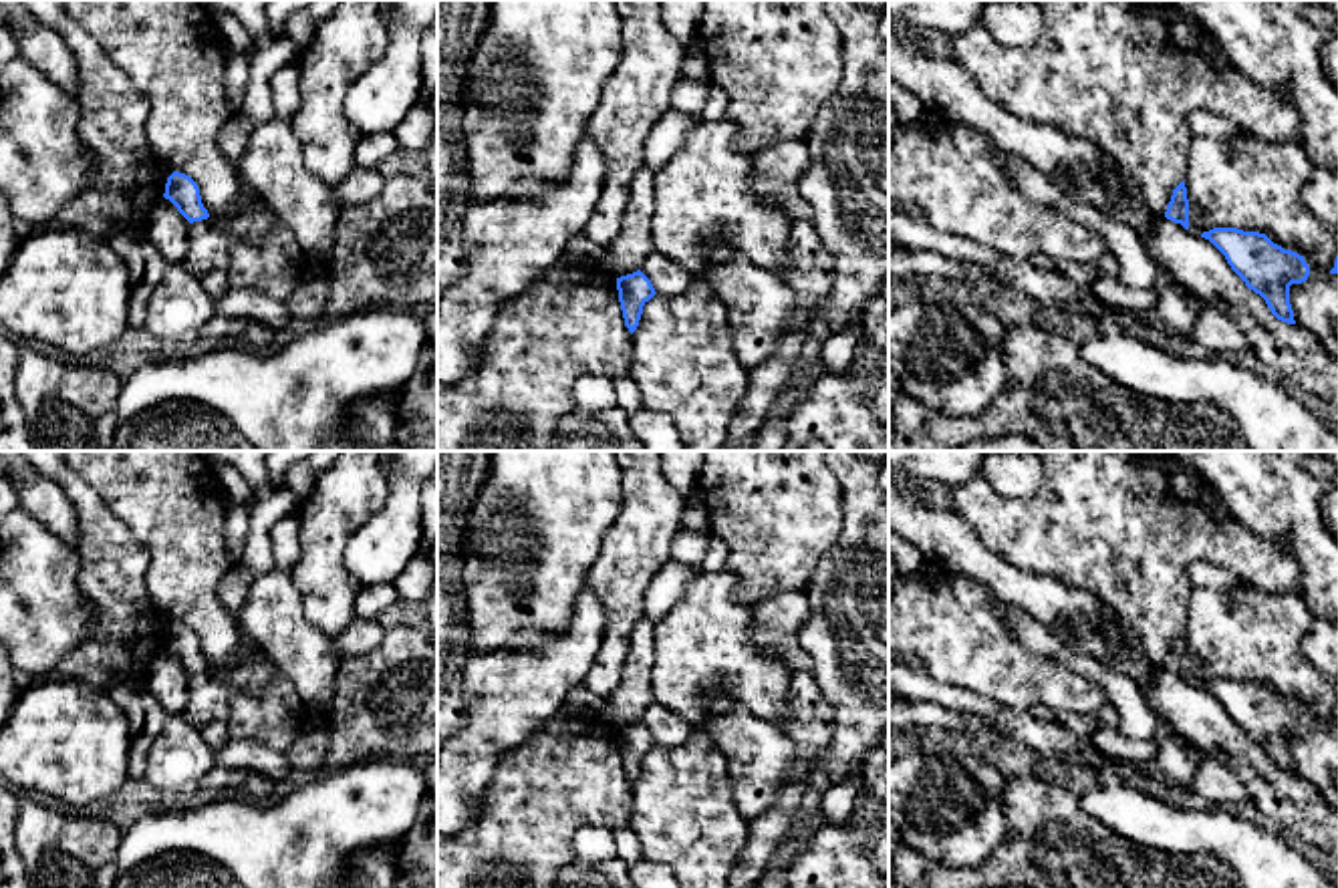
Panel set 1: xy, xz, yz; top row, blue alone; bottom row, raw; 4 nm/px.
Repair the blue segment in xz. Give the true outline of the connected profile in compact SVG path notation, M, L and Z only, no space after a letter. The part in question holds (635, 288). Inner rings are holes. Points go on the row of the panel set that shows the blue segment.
M641 272L617 278L619 302L625 326L633 334L639 326L643 306L657 294L651 280Z

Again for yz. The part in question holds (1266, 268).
M1213 228L1203 232L1201 238L1225 256L1231 270L1265 300L1278 320L1296 324L1290 286L1302 284L1310 276L1304 256L1284 250L1265 234L1237 228Z

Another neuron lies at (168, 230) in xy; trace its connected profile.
M161 197L151 209L143 236L155 246L165 264L181 262L189 248L189 221Z

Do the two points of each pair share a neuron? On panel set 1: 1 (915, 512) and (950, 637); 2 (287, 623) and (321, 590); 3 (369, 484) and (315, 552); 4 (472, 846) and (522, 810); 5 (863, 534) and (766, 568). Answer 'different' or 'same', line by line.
1: different
2: different
3: same
4: same
5: different

